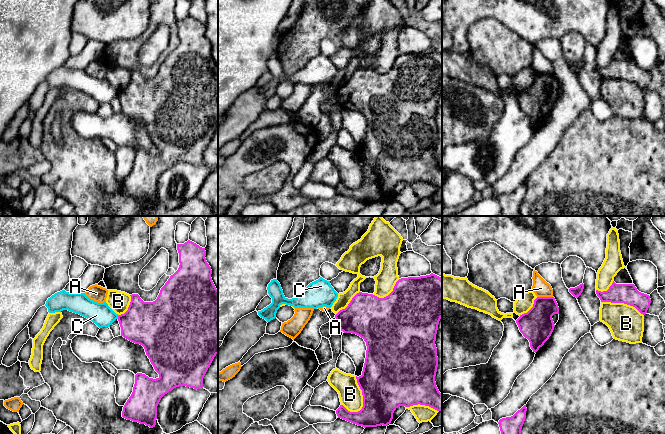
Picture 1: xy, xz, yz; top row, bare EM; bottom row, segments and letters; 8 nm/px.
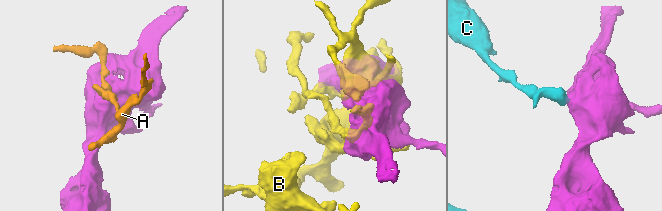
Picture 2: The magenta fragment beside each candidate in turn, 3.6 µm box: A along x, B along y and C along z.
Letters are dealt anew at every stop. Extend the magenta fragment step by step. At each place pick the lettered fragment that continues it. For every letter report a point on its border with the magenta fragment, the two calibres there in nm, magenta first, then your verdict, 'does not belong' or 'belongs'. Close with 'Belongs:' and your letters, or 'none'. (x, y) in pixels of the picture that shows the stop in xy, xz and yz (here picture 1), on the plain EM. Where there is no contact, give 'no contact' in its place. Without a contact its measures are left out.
A: contact yz (545, 73); calibres 260 and 140 nm; does not belong
B: contact xz (363, 174); calibres 440 and 190 nm; does not belong
C: contact xy (118, 93); calibres 360 and 180 nm; does not belong
Belongs: none

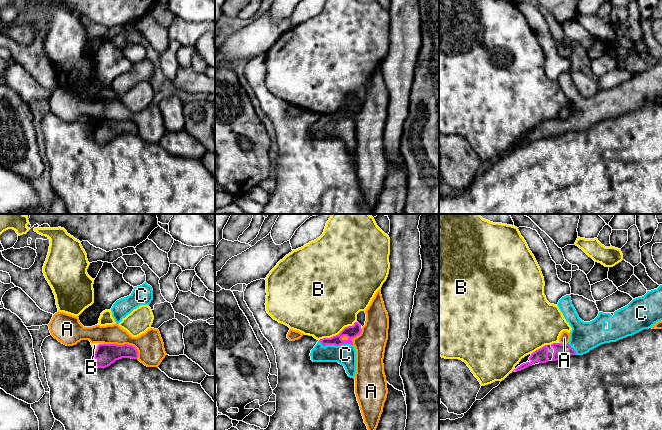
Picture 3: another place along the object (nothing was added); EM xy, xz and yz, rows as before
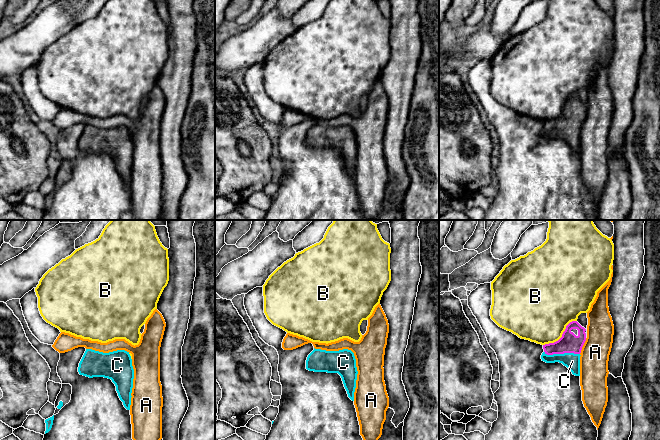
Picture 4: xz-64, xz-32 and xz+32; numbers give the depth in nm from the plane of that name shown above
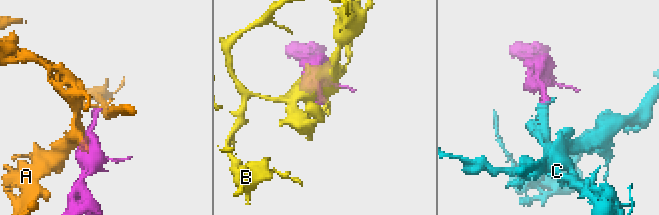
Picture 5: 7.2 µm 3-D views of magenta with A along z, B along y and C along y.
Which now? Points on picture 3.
A: contact xy (124, 120); calibres 170 and 220 nm; does not belong
B: contact xz (338, 110); calibres 100 and 480 nm; does not belong
C: contact xz (335, 121); calibres 100 and 170 nm; belongs
Belongs: C

